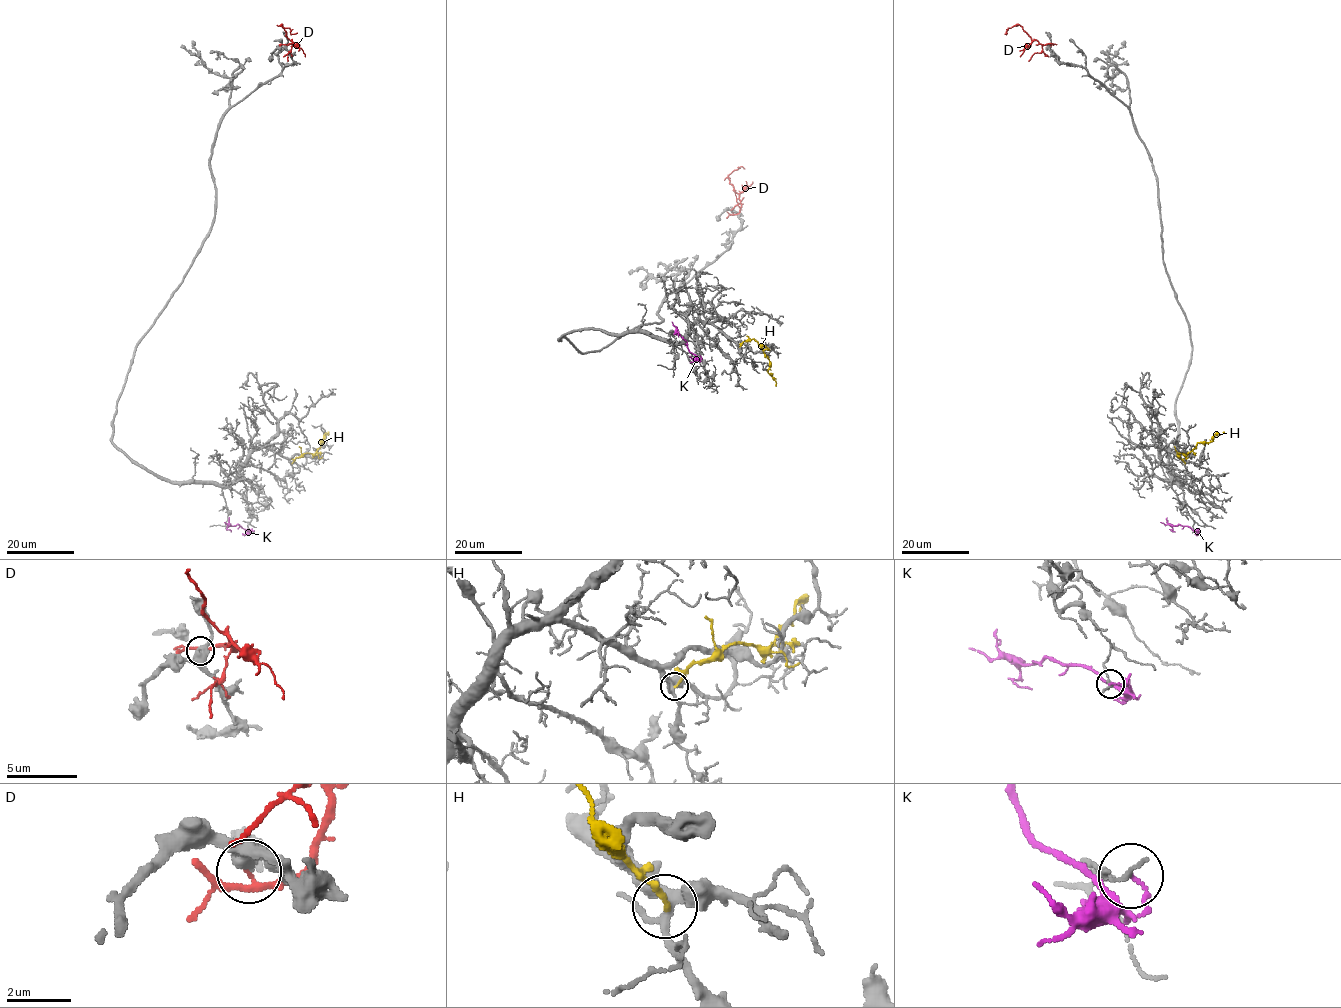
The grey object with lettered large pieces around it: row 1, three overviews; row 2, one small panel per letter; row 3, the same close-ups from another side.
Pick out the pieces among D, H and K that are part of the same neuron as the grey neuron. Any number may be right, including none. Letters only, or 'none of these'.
none of these

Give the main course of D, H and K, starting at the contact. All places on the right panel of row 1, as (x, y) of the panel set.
D: (1051, 45), (1032, 40), (1019, 25), (1009, 28), (1007, 32)
H: (1184, 463), (1177, 453), (1186, 455), (1198, 443), (1210, 442), (1216, 433), (1224, 432)
K: (1194, 530), (1160, 522)

